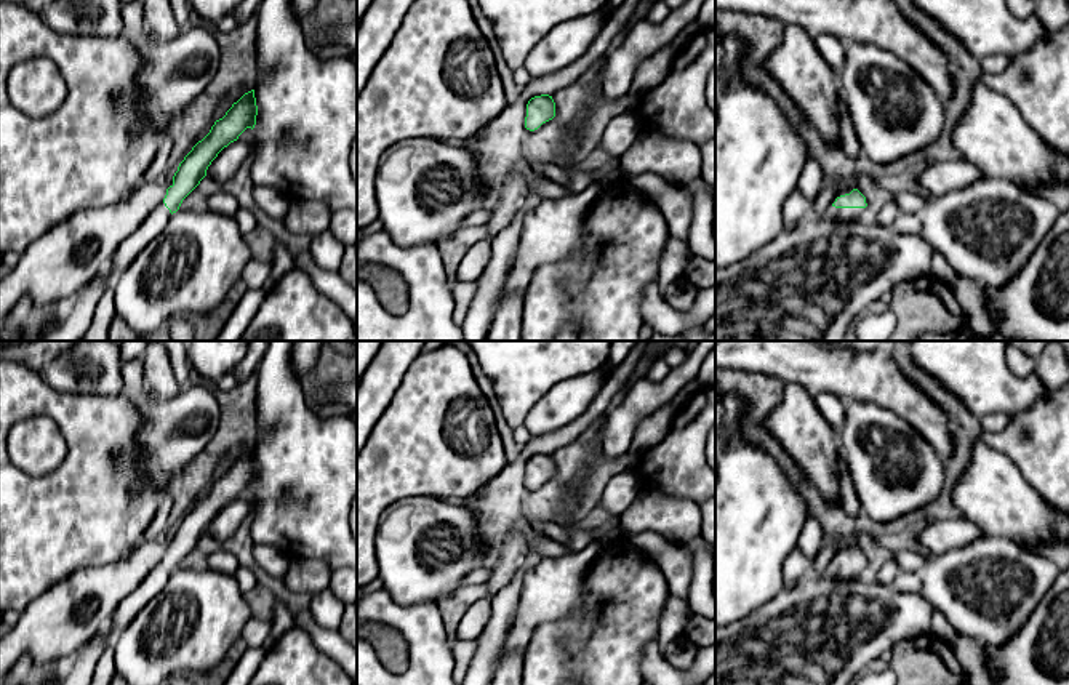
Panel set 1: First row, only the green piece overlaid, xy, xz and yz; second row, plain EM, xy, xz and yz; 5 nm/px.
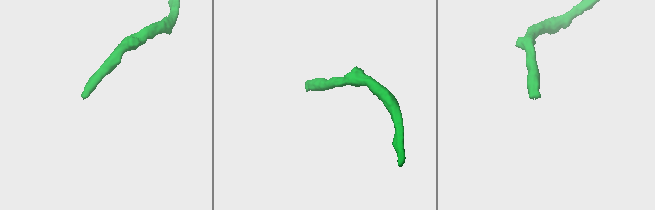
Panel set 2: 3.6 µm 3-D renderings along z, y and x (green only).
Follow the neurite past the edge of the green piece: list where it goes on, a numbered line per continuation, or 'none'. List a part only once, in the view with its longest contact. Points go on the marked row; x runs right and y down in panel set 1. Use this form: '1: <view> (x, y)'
1: yz (839, 216)

